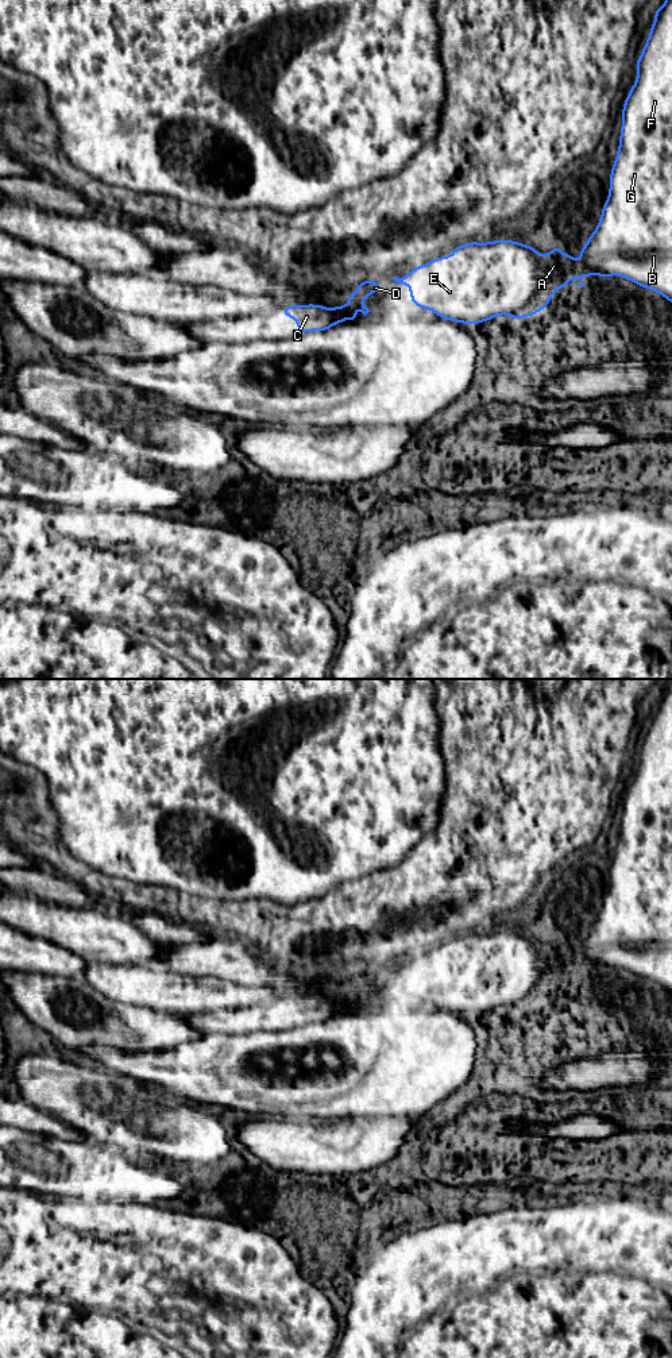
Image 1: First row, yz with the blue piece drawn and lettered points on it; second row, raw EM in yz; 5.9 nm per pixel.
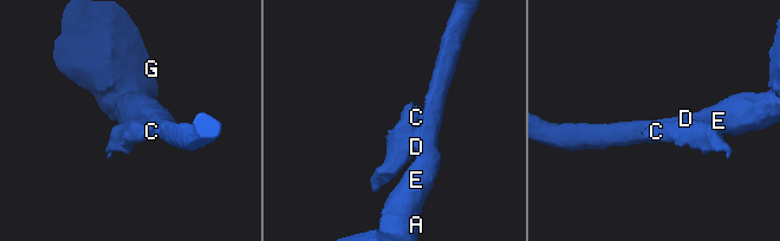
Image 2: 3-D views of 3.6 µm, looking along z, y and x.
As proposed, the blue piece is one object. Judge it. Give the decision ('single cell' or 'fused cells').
fused cells

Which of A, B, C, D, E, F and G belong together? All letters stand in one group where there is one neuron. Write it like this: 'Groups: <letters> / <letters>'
Groups: A B D E F G / C

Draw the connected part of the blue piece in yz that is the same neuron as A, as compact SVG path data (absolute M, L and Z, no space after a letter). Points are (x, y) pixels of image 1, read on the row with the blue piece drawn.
M665 0L664 5L656 9L654 23L636 67L637 80L622 108L623 121L610 174L609 197L596 229L579 252L580 262L576 265L573 255L561 252L560 246L541 255L530 244L522 246L513 240L471 242L453 247L451 256L436 258L416 267L403 278L393 277L395 282L410 286L413 304L430 309L445 320L468 325L491 320L498 315L520 320L542 310L555 298L555 292L567 288L569 281L595 274L605 279L621 275L672 302L672 0Z

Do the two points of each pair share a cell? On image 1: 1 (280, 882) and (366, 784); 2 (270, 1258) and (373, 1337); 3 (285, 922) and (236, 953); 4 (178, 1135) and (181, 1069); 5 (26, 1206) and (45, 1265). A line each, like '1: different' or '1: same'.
1: same
2: different
3: different
4: different
5: same

